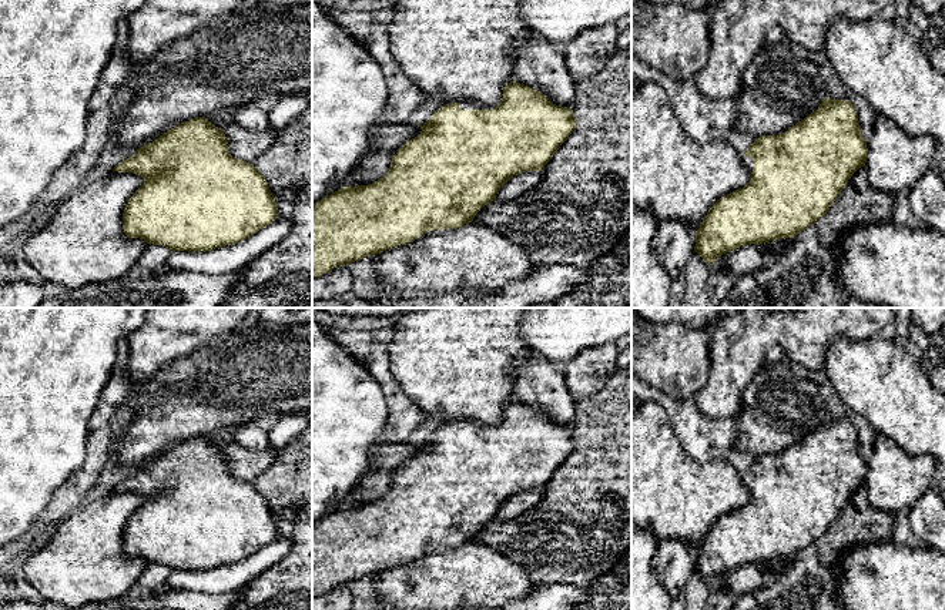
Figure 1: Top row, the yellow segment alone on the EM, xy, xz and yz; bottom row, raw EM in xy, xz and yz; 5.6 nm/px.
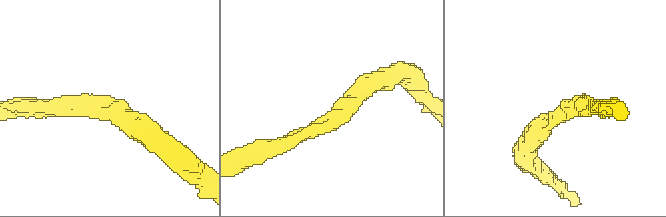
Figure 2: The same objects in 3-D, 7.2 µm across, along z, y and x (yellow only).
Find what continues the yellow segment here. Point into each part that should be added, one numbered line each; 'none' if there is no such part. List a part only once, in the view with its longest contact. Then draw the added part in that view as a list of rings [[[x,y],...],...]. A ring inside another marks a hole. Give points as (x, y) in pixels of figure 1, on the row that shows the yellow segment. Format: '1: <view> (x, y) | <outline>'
1: xz (463, 104) | [[[460,101],[459,105],[462,110],[492,110],[493,108],[473,101]]]

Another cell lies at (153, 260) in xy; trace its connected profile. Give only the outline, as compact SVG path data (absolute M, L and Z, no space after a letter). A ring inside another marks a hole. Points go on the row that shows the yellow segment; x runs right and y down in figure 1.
M148 244L144 254L140 257L135 271L137 274L154 274L165 267L167 258L172 254L171 249L162 245Z

